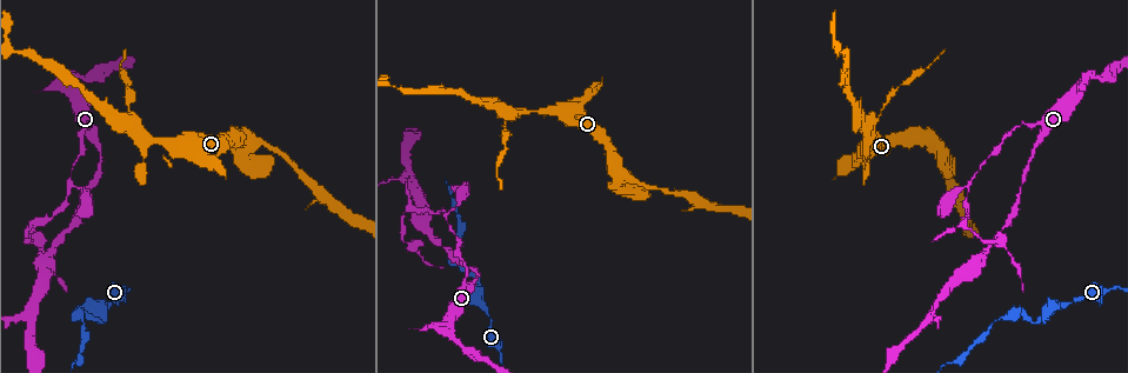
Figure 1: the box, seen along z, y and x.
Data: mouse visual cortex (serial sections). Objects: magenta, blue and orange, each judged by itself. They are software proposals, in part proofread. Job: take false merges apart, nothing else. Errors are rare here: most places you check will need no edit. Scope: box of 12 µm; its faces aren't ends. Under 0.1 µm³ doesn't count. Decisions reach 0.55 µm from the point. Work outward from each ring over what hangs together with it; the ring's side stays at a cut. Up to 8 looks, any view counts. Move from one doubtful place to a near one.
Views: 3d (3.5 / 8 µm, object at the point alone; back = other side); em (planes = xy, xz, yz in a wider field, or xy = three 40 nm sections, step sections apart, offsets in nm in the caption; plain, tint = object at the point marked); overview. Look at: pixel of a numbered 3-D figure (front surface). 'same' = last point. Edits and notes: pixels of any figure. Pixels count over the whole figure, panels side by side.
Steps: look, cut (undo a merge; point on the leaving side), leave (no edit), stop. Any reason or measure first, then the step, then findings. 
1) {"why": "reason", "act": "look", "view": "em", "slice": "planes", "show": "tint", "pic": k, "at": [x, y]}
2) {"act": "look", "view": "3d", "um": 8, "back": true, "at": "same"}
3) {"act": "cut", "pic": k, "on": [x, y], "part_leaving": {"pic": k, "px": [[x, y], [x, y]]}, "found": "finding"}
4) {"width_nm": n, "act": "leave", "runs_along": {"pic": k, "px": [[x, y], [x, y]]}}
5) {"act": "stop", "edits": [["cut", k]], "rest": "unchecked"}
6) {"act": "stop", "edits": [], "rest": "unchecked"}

{"why": "arms part here", "act": "look", "view": "3d", "um": 3.5, "back": true, "pic": 1, "at": [133, 124]}

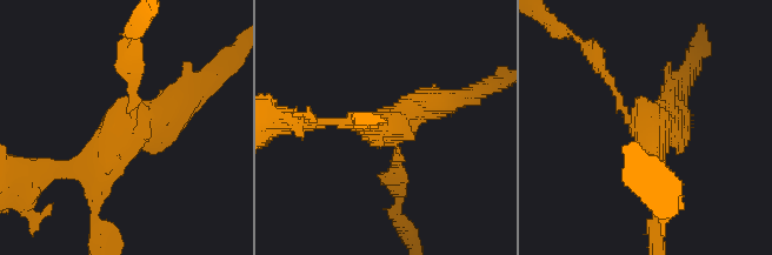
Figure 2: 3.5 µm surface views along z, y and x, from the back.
{"act": "look", "view": "em", "slice": "xy", "step": 5, "show": "tint", "pic": 2, "at": [390, 123]}

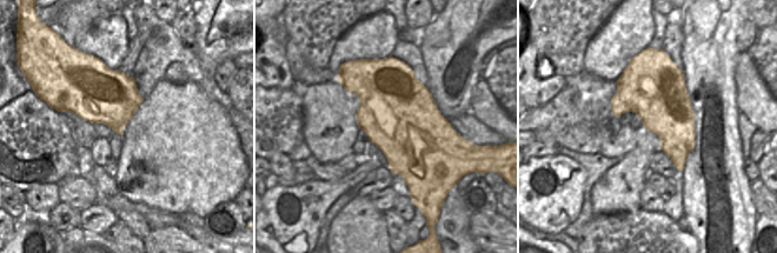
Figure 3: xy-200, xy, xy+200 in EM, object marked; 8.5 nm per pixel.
{"act": "leave", "runs_along": {"pic": 2, "px": [[65, 169], [191, 96]]}, "found": "continuous, no second cell"}

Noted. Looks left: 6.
{"act": "look", "view": "3d", "um": 3.5, "pic": 1, "at": [445, 215]}

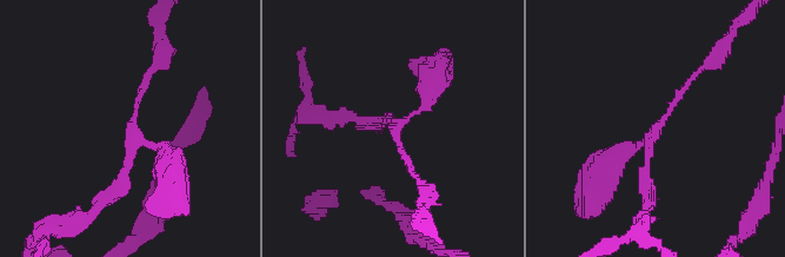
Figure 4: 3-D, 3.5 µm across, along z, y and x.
{"arms": 3, "arm_widths_nm": [100, 150, 300], "why": "now the EM", "act": "look", "view": "em", "slice": "xy", "step": 2, "show": "tint", "pic": 4, "at": [399, 128]}

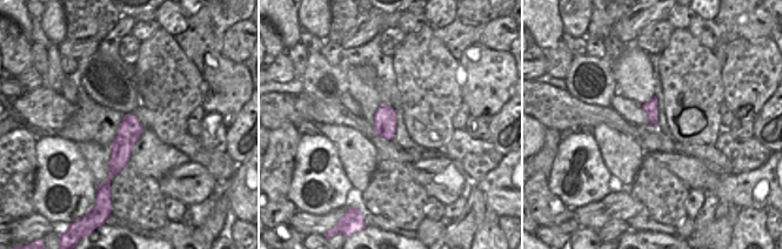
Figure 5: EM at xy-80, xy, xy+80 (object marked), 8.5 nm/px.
{"act": "leave", "runs_along": {"pic": 5, "px": [[131, 116], [129, 130], [112, 173]]}, "found": "all the same cell"}

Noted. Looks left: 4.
{"why": "sharp bend", "act": "look", "view": "3d", "um": 3.5, "pic": 1, "at": [479, 287]}

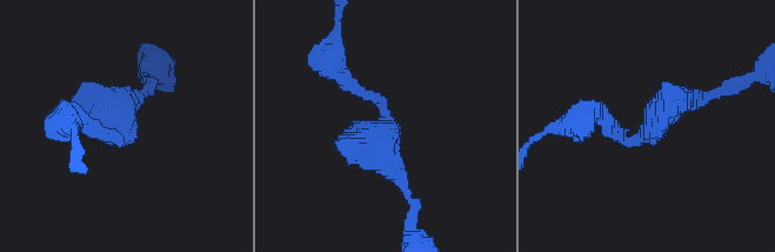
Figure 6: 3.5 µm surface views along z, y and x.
{"act": "look", "view": "em", "slice": "xy", "step": 1, "show": "tint", "pic": 6, "at": [121, 134]}

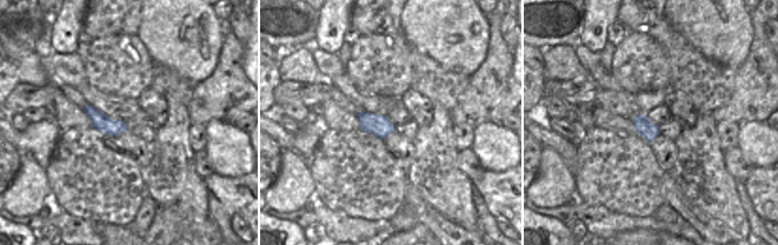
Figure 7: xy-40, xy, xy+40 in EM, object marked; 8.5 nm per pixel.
{"act": "look", "view": "em", "slice": "xy", "step": 3, "show": "tint", "at": "same"}

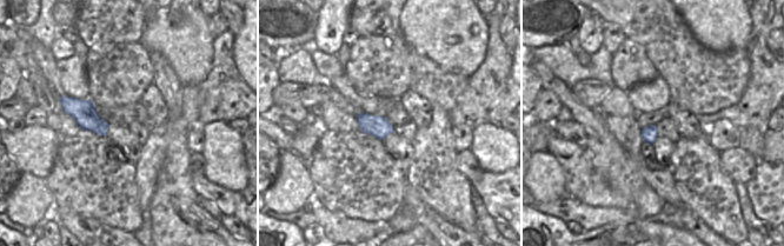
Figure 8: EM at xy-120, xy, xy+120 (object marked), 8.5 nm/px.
{"act": "leave", "runs_along": {"pic": 6, "px": [[396, 174], [386, 112], [335, 72]]}, "found": "one cell here"}

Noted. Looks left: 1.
{"act": "stop", "edits": [], "rest": "unchecked"}

